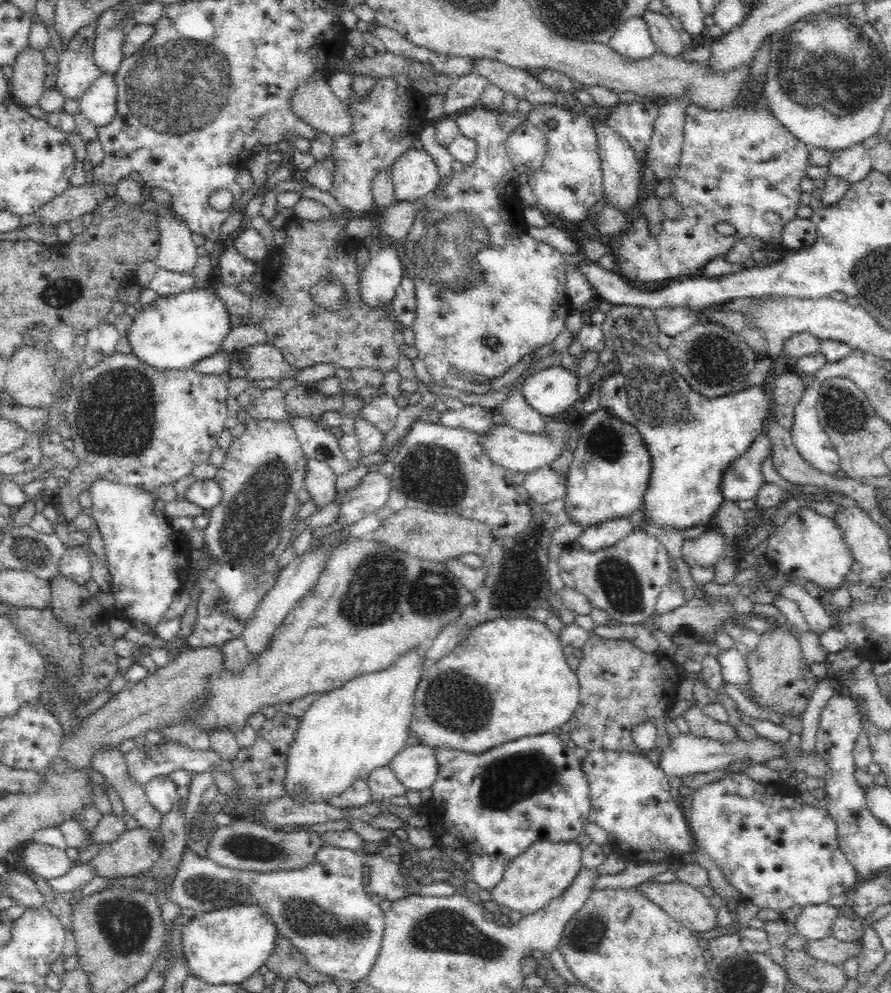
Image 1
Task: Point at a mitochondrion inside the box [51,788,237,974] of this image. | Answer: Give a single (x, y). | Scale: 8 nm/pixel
(125, 924)

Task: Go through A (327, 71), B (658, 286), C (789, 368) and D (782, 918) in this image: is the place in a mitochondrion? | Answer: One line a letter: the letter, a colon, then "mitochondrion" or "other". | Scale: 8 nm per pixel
A: other
B: other
C: other
D: other

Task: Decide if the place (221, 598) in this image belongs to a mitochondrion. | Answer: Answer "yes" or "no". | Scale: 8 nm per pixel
yes

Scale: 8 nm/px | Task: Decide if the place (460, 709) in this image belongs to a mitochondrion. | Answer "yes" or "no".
yes

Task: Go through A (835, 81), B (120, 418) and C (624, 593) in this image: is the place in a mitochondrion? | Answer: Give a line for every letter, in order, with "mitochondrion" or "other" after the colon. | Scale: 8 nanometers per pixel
A: mitochondrion
B: mitochondrion
C: mitochondrion

